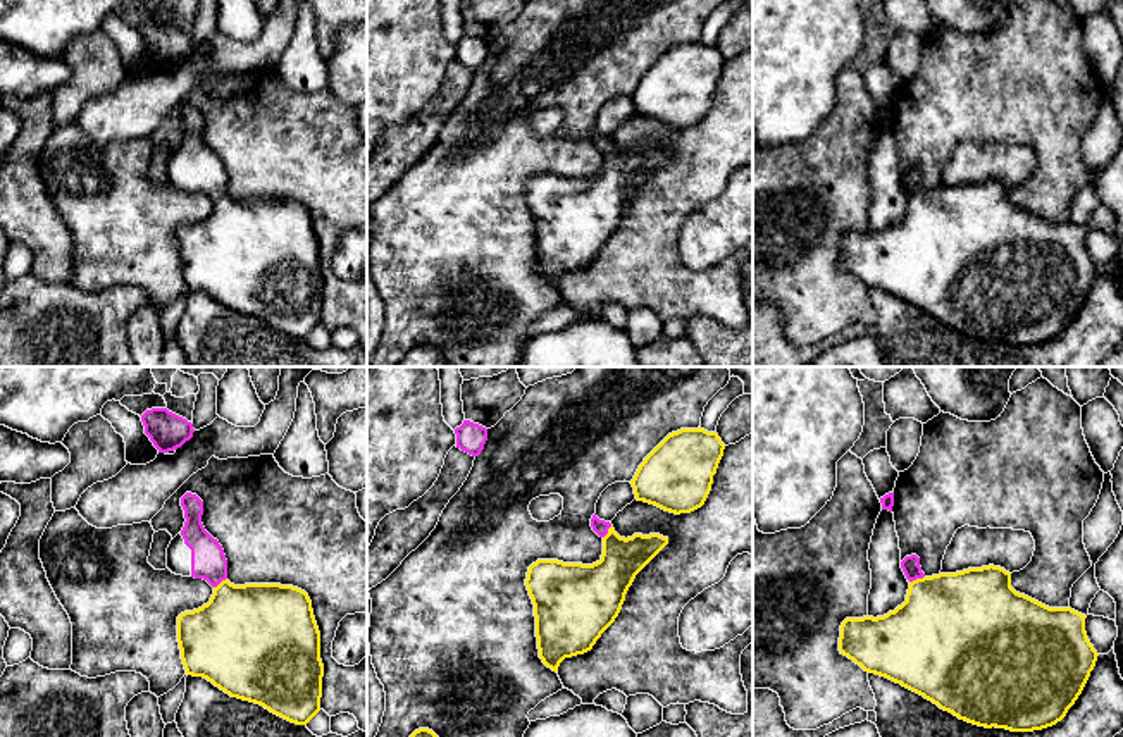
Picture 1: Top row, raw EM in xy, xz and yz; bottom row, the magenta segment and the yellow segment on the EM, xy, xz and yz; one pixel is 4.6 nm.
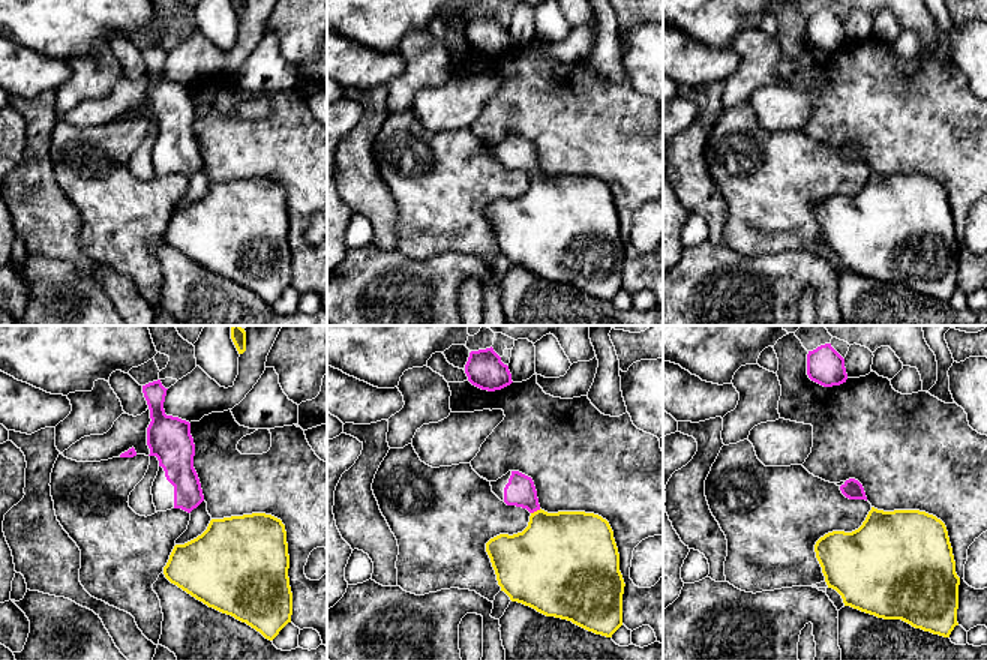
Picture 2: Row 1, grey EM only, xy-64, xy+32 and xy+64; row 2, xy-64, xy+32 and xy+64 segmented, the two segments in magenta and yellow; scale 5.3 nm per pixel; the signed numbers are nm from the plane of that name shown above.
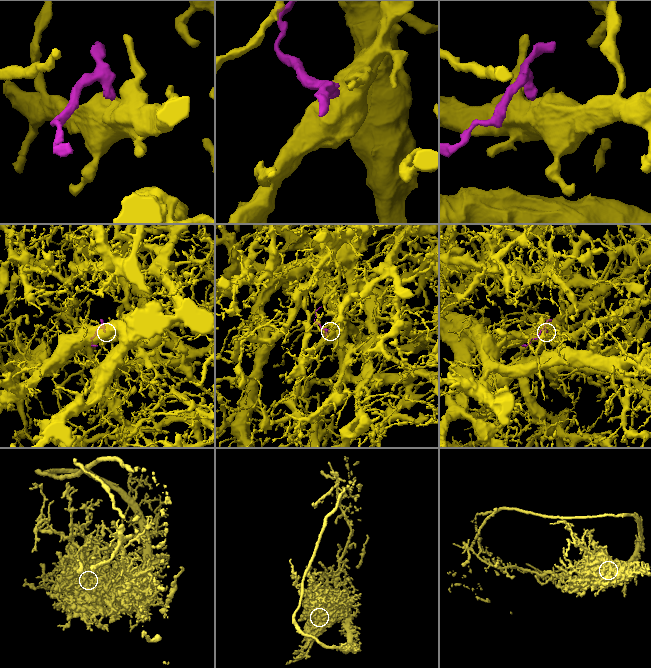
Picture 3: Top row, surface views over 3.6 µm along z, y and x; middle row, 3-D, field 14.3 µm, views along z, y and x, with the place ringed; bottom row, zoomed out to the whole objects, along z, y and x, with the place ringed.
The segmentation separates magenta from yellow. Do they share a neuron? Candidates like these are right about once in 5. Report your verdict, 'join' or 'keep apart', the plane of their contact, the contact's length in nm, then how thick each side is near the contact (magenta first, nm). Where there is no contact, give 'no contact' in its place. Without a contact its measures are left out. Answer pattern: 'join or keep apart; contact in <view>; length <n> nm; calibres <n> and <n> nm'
join; contact in yz; length 80 nm; calibres 90 and 440 nm

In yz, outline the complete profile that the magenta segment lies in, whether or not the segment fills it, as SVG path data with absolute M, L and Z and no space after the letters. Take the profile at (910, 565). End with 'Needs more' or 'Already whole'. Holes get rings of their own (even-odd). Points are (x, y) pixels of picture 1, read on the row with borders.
M916 554L901 568L909 580L906 601L884 616L846 618L839 651L865 672L885 677L923 696L959 720L1011 732L1033 732L1056 725L1082 694L1097 661L1085 632L1085 615L1068 608L1049 608L1011 587L1011 573L1001 567L968 568L927 577Z. Needs more

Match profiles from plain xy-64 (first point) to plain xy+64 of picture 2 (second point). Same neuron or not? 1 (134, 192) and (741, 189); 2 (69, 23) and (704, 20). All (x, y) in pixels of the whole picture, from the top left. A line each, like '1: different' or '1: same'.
1: same
2: same

